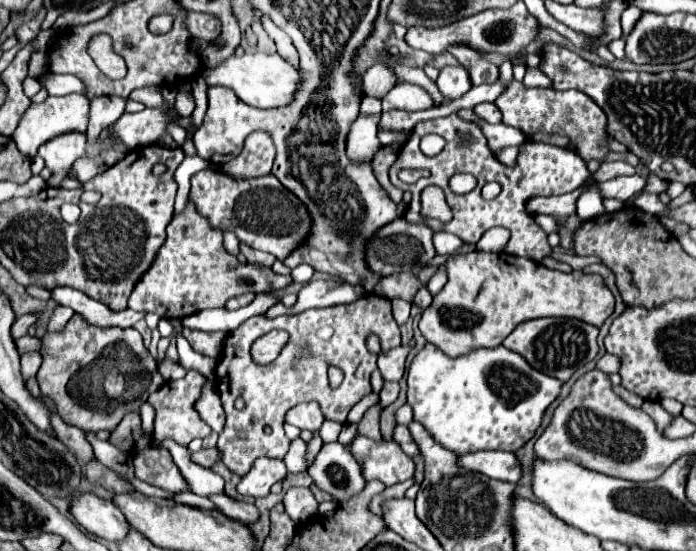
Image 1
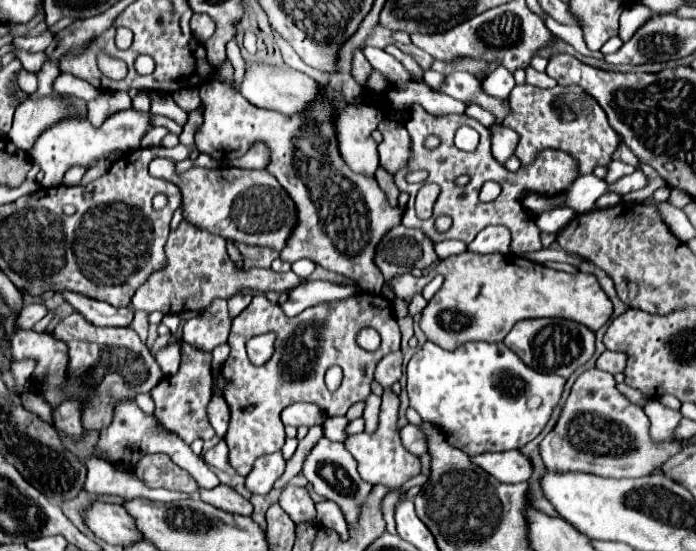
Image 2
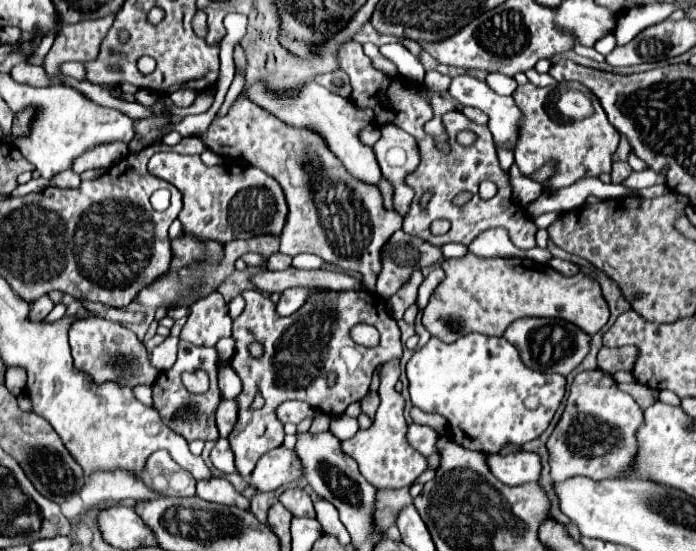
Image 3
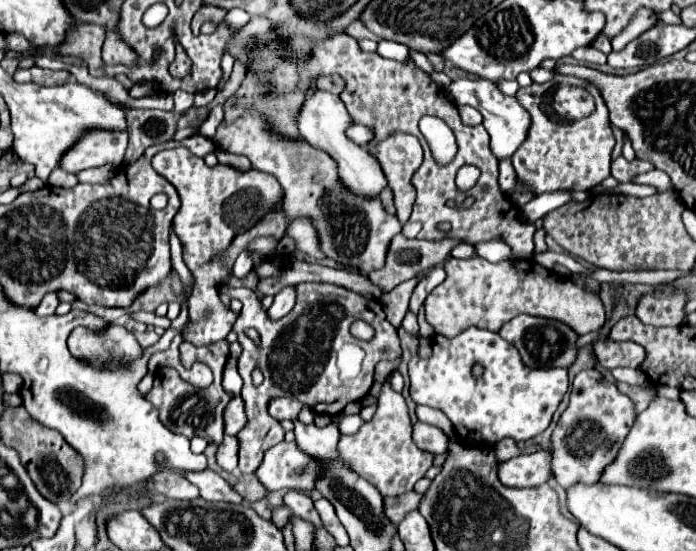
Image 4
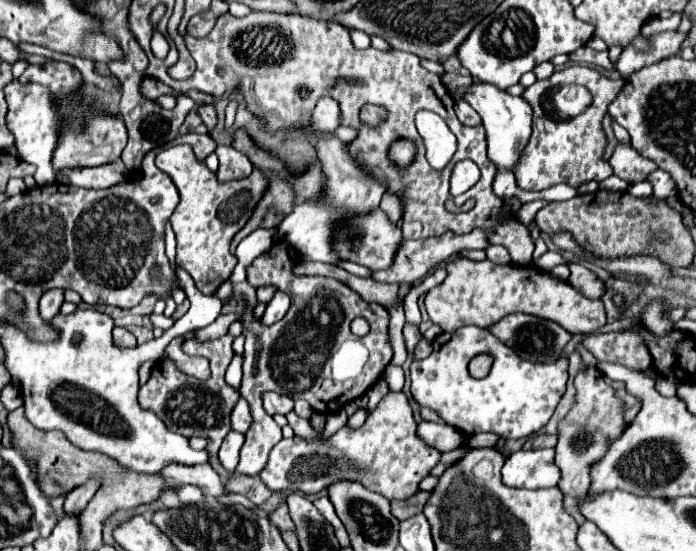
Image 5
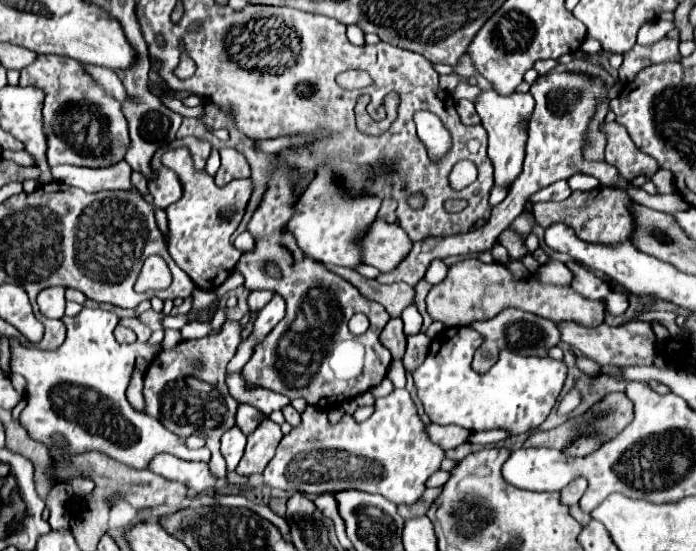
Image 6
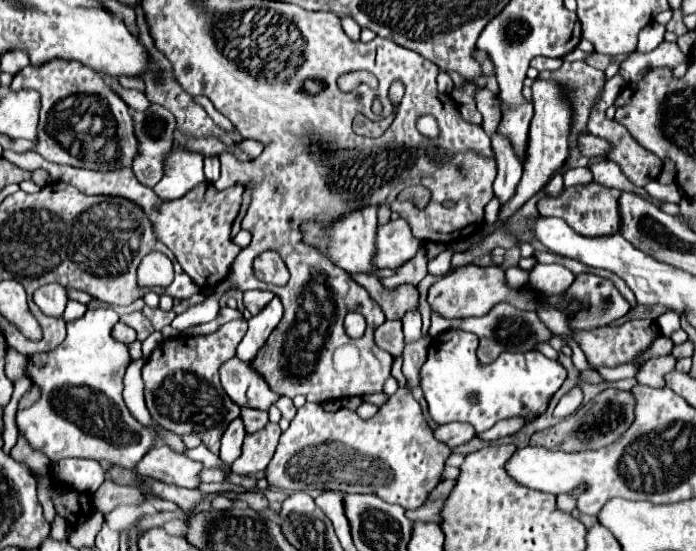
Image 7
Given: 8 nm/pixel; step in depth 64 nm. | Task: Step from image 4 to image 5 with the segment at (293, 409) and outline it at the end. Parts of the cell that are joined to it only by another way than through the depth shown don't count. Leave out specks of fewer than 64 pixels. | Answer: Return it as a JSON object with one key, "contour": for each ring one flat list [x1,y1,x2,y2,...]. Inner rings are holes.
{"contour":[[264,392,262,394,262,402,264,402,264,410,274,416,274,414,288,414,288,410,294,408,294,400,276,392]]}

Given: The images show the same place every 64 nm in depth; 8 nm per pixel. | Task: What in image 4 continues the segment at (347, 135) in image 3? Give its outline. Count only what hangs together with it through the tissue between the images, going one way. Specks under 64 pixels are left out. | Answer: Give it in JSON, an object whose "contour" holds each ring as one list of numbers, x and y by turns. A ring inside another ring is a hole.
{"contour":[[318,90,314,96,310,96,302,104,300,120,298,120,300,134,306,138,306,142,310,146,326,152,332,160,336,160,336,164,338,164,338,180,348,192,352,192,352,194,356,194,360,198,378,198,380,192,388,186,386,176,384,176,380,164,368,154,368,150,364,150,362,146,350,142,344,136,344,130,350,124,352,124,352,118,348,116,342,100,336,94,330,94,330,92,324,92,324,90]]}

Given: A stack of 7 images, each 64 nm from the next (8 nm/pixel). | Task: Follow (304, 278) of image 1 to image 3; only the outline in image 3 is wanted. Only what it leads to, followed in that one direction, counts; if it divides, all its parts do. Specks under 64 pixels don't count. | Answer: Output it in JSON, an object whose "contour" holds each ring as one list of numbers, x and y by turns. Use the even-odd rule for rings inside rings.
{"contour":[[309,253,299,254,292,259,292,266,305,270,320,268,324,264,321,258]]}

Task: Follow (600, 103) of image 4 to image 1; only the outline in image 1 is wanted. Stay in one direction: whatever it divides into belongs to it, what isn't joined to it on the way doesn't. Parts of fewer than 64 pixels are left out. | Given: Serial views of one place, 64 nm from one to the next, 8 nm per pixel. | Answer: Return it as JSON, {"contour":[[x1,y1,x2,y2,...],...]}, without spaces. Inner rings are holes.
{"contour":[[512,82,504,94,496,100,496,106,502,112,502,122,510,124,524,132,528,142,554,144,560,148,574,150,584,162,596,160,604,162,610,154,610,132,606,130,606,114,598,104,584,92,572,90,554,90,554,88,526,88,522,82]]}

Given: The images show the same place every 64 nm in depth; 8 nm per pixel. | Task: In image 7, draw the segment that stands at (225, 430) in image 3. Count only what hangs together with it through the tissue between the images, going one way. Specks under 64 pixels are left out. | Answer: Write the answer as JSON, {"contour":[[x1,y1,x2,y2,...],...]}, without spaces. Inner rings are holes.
{"contour":[[242,408,240,412,242,420,244,420,244,428,248,434,262,430,268,424,268,412,264,410,254,410,254,408]]}

